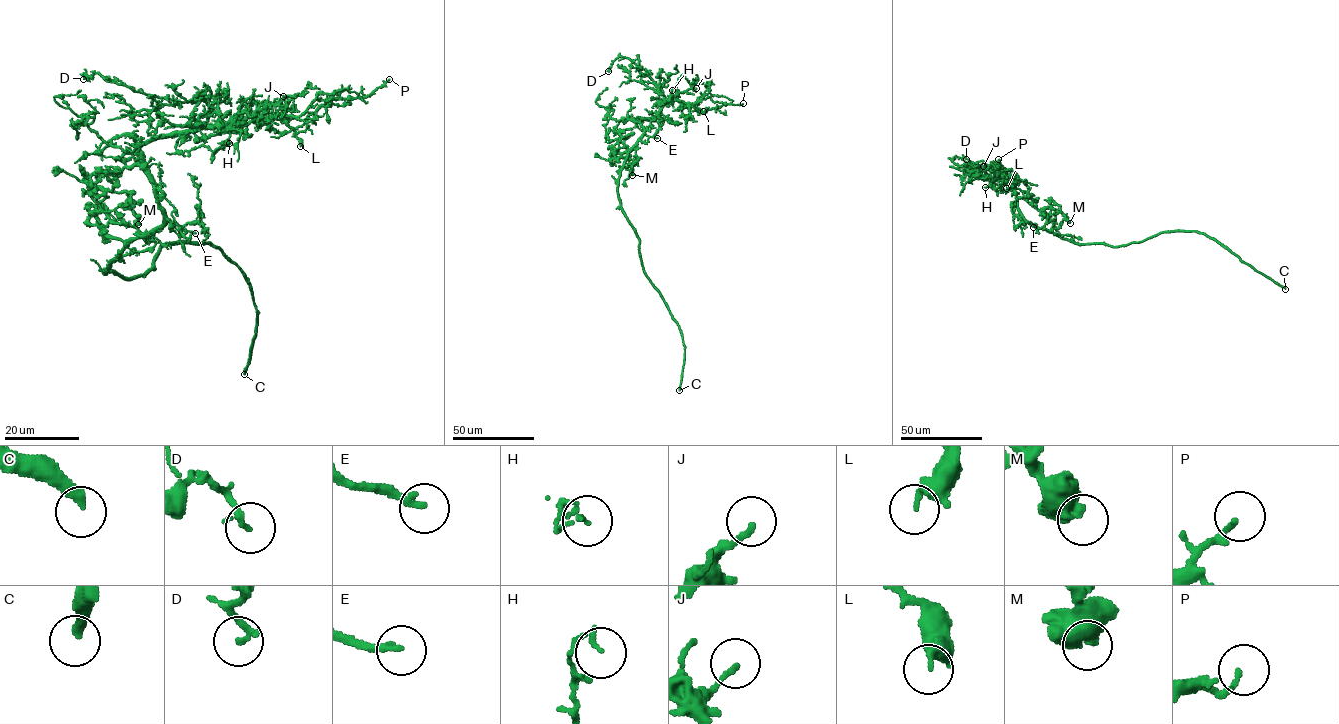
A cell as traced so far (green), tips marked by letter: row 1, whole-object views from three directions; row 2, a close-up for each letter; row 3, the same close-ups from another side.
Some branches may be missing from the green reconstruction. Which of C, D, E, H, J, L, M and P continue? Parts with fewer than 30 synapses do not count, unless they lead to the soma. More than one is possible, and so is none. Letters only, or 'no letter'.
C, E

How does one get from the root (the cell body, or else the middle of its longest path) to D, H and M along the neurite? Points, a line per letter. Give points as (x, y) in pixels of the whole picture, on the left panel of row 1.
D: (105, 273), (134, 239), (163, 222), (140, 147), (201, 126), (209, 107), (147, 95), (98, 73), (83, 79)
H: (105, 273), (134, 239), (163, 222), (164, 210), (140, 147), (200, 127), (225, 127), (229, 143)
M: (105, 273), (124, 243), (106, 232), (92, 193), (98, 188), (125, 191), (138, 224)

